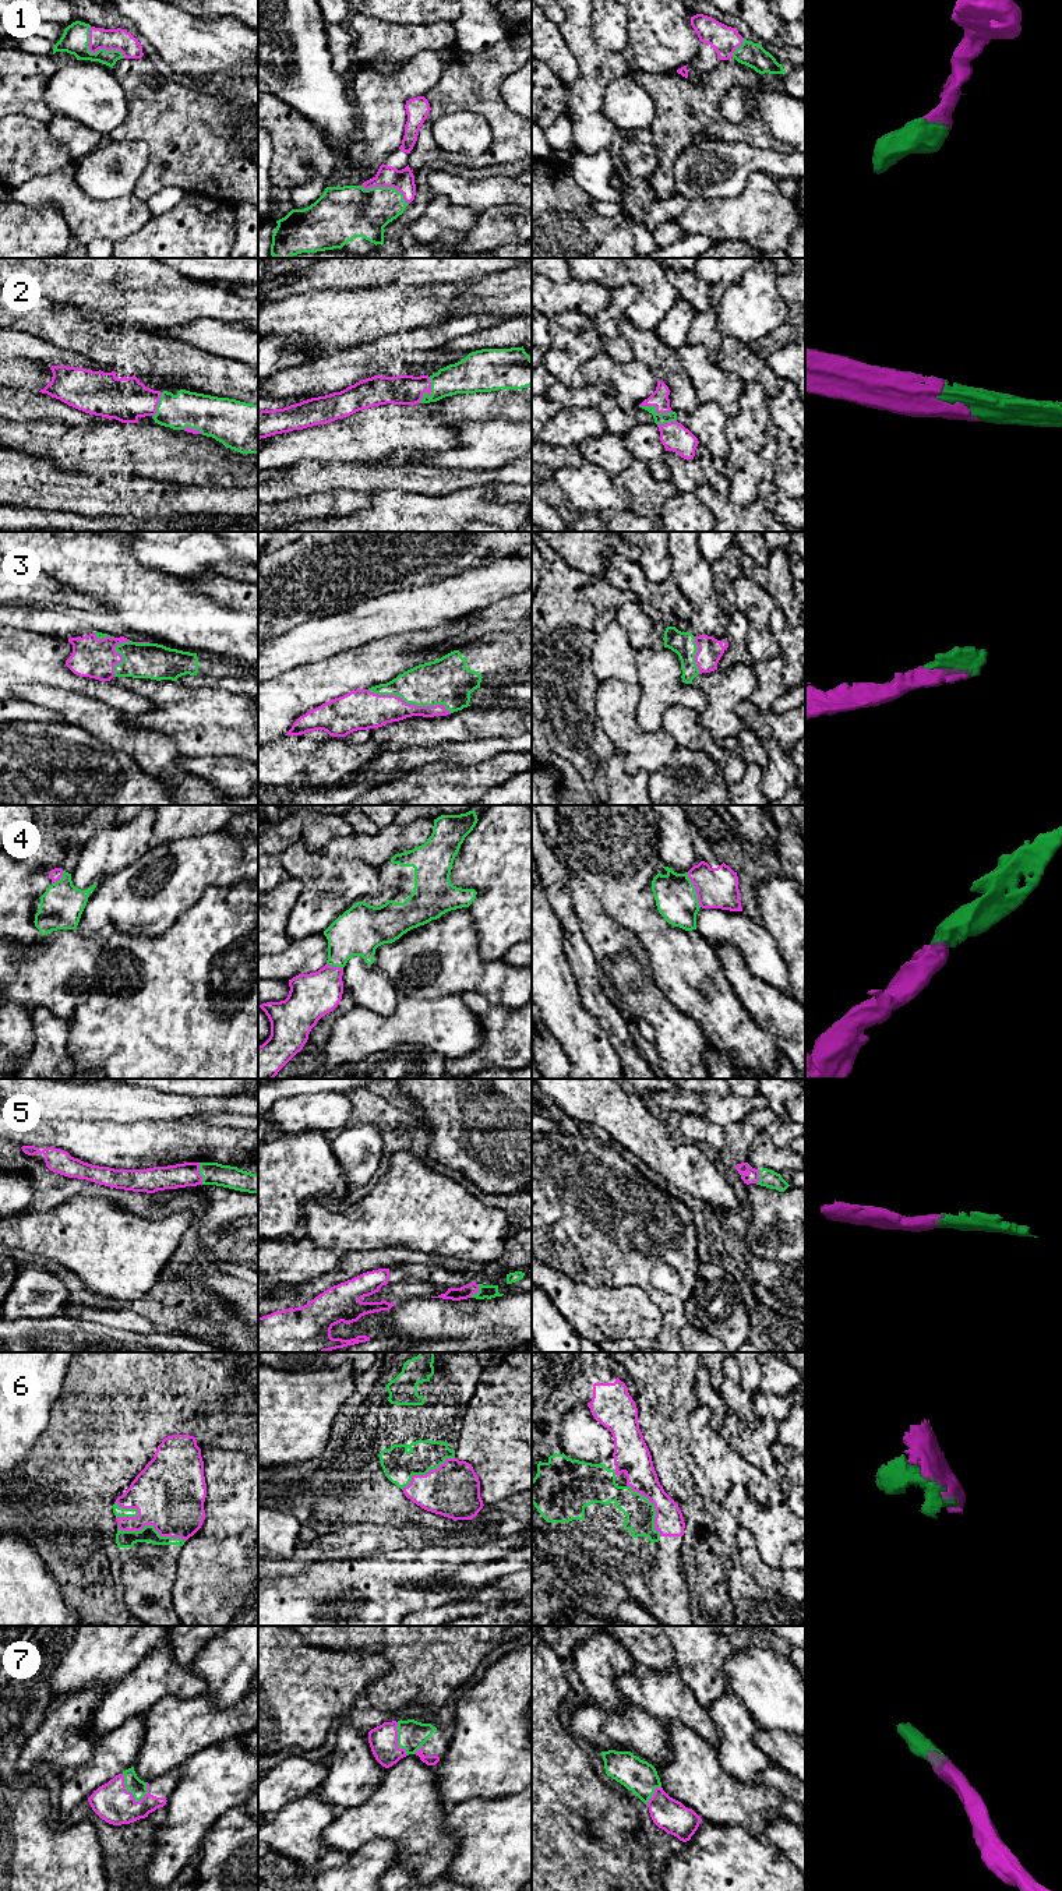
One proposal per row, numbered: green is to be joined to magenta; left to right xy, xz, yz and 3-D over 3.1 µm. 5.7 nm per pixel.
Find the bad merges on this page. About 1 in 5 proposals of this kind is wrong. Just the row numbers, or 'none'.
none

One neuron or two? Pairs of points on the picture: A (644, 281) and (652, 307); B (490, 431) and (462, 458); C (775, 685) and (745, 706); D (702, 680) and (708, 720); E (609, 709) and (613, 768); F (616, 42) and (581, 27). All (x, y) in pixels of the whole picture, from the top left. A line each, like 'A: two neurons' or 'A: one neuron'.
A: one neuron
B: one neuron
C: two neurons
D: one neuron
E: two neurons
F: two neurons

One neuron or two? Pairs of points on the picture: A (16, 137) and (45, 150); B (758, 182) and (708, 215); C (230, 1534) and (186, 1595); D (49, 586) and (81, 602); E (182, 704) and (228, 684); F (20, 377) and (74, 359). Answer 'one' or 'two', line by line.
A: one
B: one
C: one
D: one
E: two
F: one

